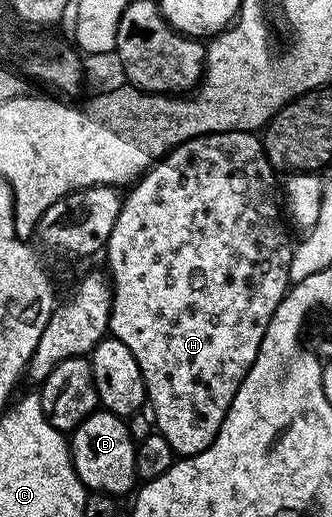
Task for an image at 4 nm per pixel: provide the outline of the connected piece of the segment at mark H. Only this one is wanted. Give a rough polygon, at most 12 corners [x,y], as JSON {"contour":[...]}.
{"contour":[[199,135],[123,195],[109,331],[209,449],[291,283],[277,172]]}

